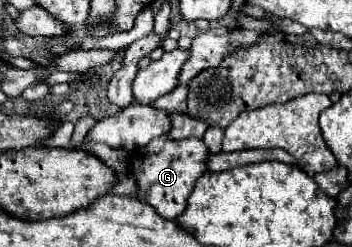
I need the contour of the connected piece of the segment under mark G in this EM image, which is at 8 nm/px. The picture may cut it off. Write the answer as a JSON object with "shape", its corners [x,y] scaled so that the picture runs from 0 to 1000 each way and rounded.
{"shape":[[[560,555],[543,563],[429,563],[418,587],[389,611],[389,644],[378,644],[378,709],[389,725],[389,806],[440,838],[440,854],[469,887],[503,887],[526,854],[526,822],[548,773],[554,733],[582,700],[577,644],[588,644],[594,611],[582,579]]]}

